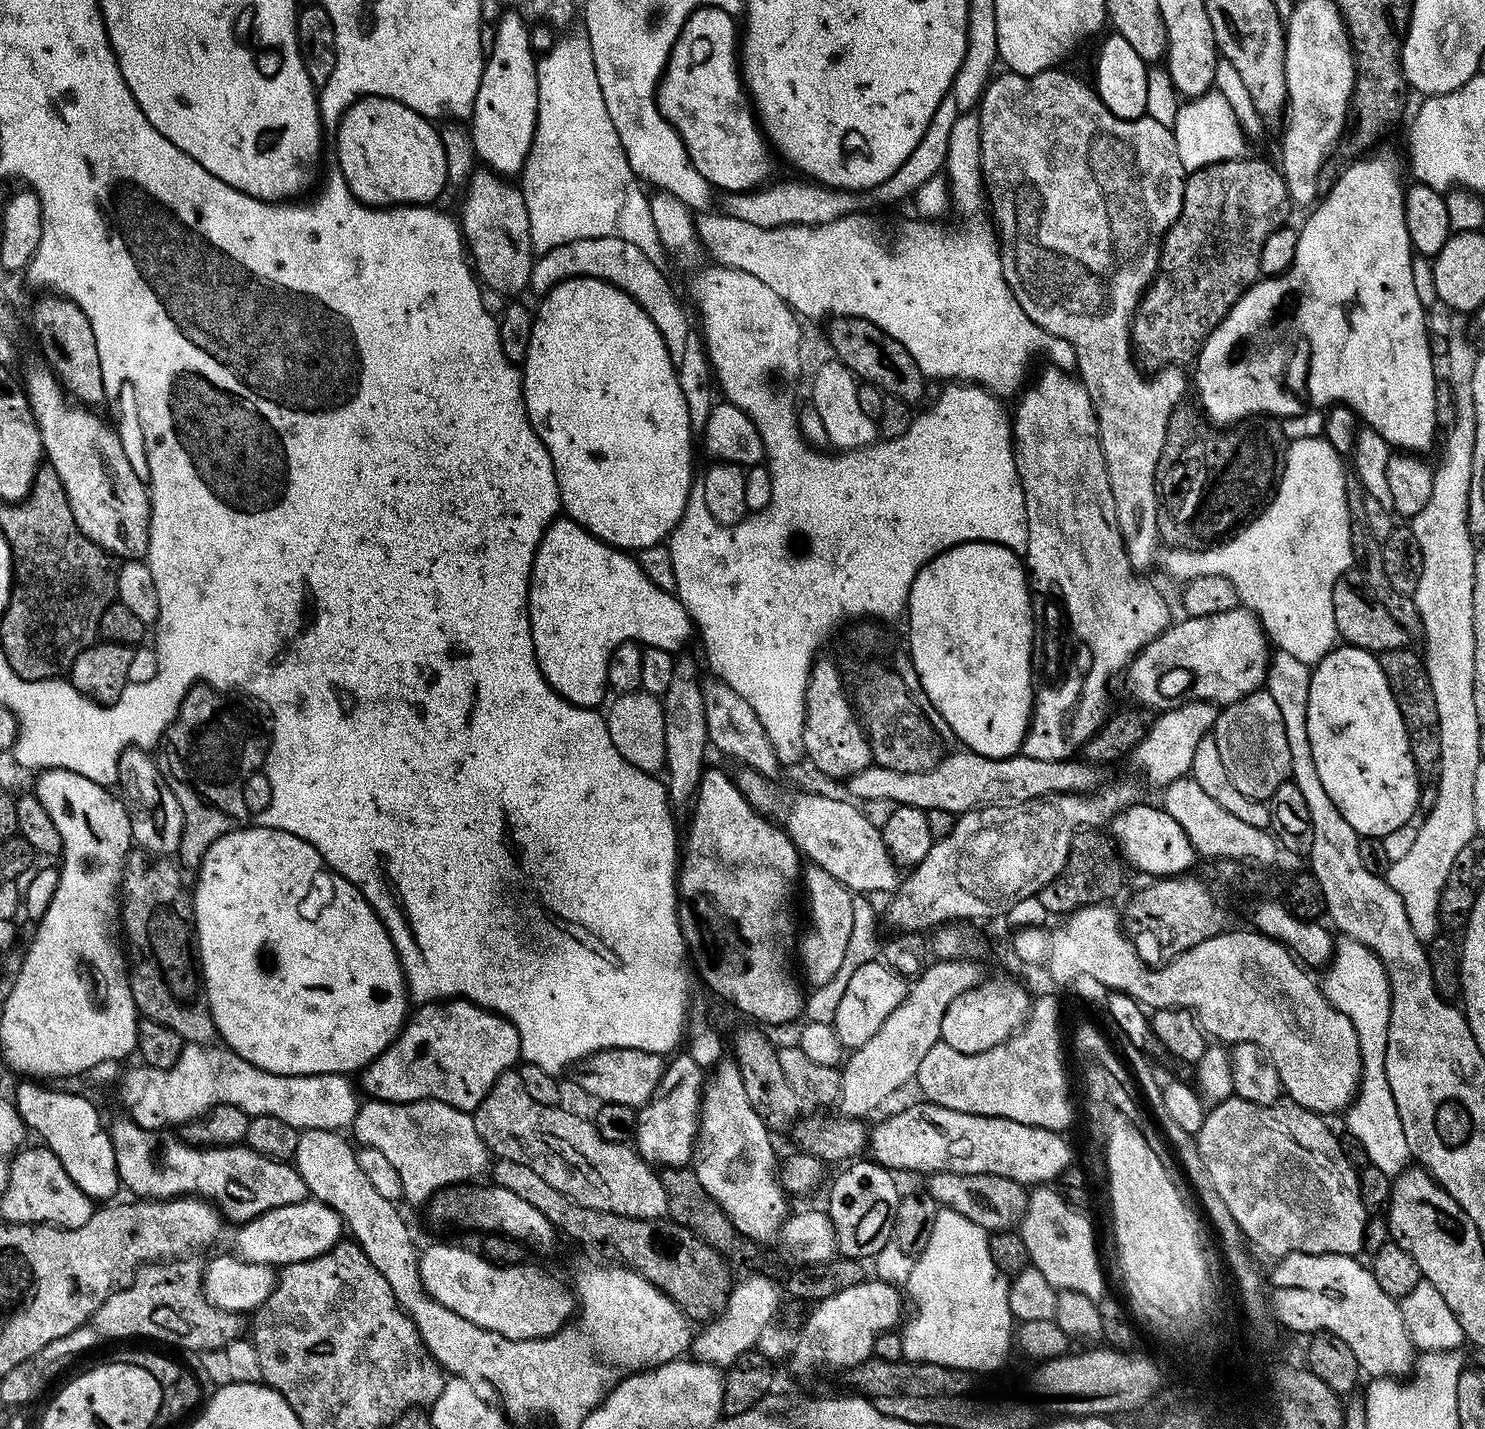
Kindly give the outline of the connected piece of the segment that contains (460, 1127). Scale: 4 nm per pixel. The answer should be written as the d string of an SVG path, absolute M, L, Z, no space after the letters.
M369 1099L361 1103L360 1110L350 1129L351 1135L356 1135L357 1145L380 1150L386 1154L386 1159L397 1170L404 1191L403 1199L412 1204L427 1205L432 1197L441 1190L472 1182L475 1176L480 1176L490 1168L490 1153L488 1147L478 1138L478 1130L474 1130L471 1115L454 1106L446 1106L446 1102L437 1100L419 1100L409 1104L391 1104L385 1100Z

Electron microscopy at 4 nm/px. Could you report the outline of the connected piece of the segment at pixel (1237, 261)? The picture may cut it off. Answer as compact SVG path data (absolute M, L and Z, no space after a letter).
M1241 158L1239 160L1223 160L1217 164L1211 164L1205 168L1191 173L1184 181L1184 197L1182 198L1182 210L1178 218L1170 226L1170 230L1164 236L1164 242L1160 245L1160 267L1156 273L1156 279L1148 286L1148 291L1144 293L1144 298L1136 308L1136 314L1132 317L1132 346L1134 349L1135 359L1139 367L1144 370L1159 370L1169 366L1184 366L1195 361L1200 354L1200 348L1206 342L1206 338L1226 318L1226 314L1242 298L1242 294L1251 284L1255 284L1261 279L1259 268L1259 258L1262 255L1262 246L1266 243L1266 238L1278 228L1285 227L1289 223L1288 211L1294 208L1291 200L1288 198L1288 187L1284 181L1283 171L1275 163L1268 160L1248 160Z

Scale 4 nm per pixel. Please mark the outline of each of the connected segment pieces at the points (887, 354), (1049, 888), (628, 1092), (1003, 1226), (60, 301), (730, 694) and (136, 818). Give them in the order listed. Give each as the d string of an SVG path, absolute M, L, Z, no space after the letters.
M834 316L827 324L827 338L836 351L837 359L843 361L863 383L873 384L881 393L896 396L909 406L916 406L923 398L925 374L918 362L910 358L910 350L906 350L902 342L890 338L890 334L886 334L874 322L857 316Z
M1096 826L1081 828L1074 834L1068 851L1068 861L1057 876L1039 892L1039 900L1045 913L1064 912L1071 914L1080 908L1089 908L1092 904L1111 901L1112 895L1120 888L1124 880L1125 865L1122 857L1112 843L1111 835Z
M607 1048L587 1056L579 1065L576 1080L588 1096L593 1096L600 1104L622 1102L622 1106L641 1109L652 1099L655 1088L664 1074L666 1060L659 1052L634 1050L633 1048Z
M933 1172L927 1177L928 1187L926 1192L936 1200L940 1208L949 1208L962 1218L970 1218L978 1226L982 1226L985 1232L1006 1232L1015 1229L1020 1219L1024 1217L1024 1207L1028 1204L1028 1192L1025 1185L1014 1182L1010 1178L1002 1178L994 1174L950 1174L949 1172Z
M46 294L32 310L34 330L43 343L42 350L46 357L56 356L50 362L64 390L77 402L84 406L100 406L103 402L108 385L102 378L101 359L93 327L90 326L86 314L72 300L55 294Z
M712 678L709 681L709 684L707 682L703 685L703 691L706 726L711 747L713 749L716 747L722 755L737 760L737 765L753 768L755 772L761 772L769 778L775 777L776 768L778 769L776 751L762 722L758 722L758 714L750 710L750 702L734 694L734 690L730 690L730 686L726 686L720 680Z
M126 750L120 755L116 779L120 788L119 799L128 811L135 847L156 858L168 858L176 854L183 834L182 806L163 780L155 759L144 750Z

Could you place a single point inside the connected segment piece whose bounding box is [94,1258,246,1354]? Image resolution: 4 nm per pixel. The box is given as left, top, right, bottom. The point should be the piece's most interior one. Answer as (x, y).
(165, 1301)

